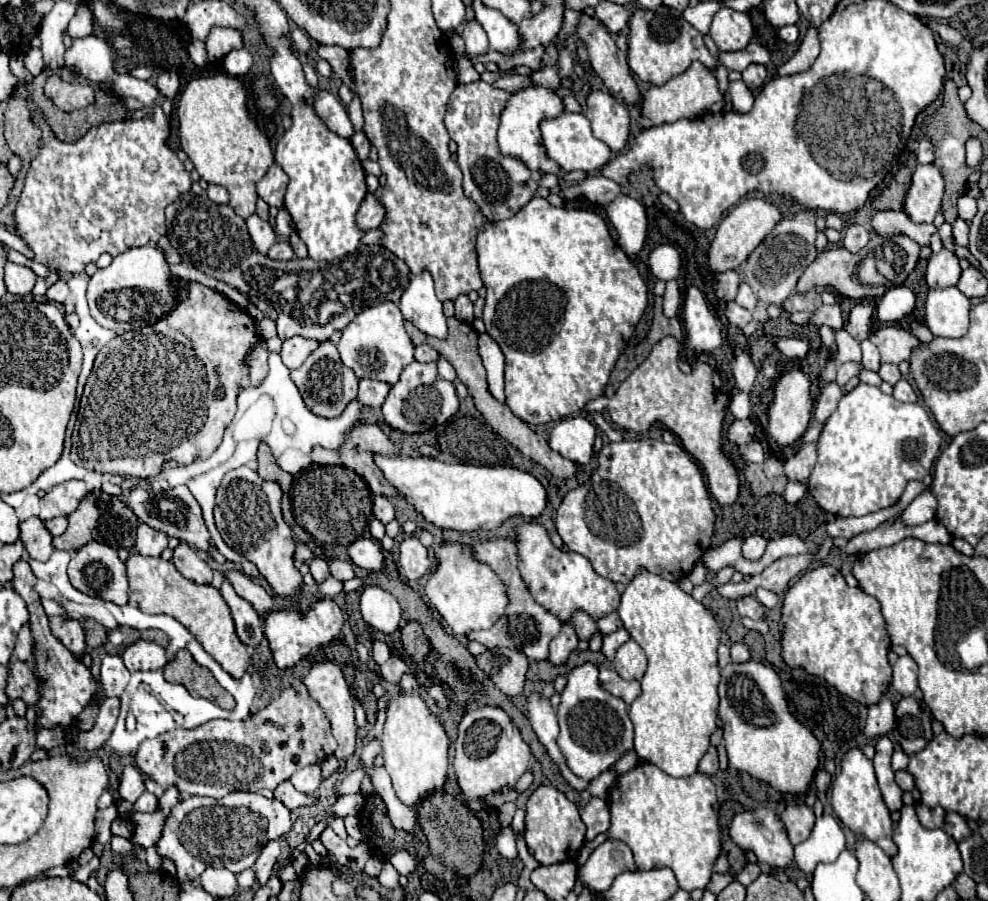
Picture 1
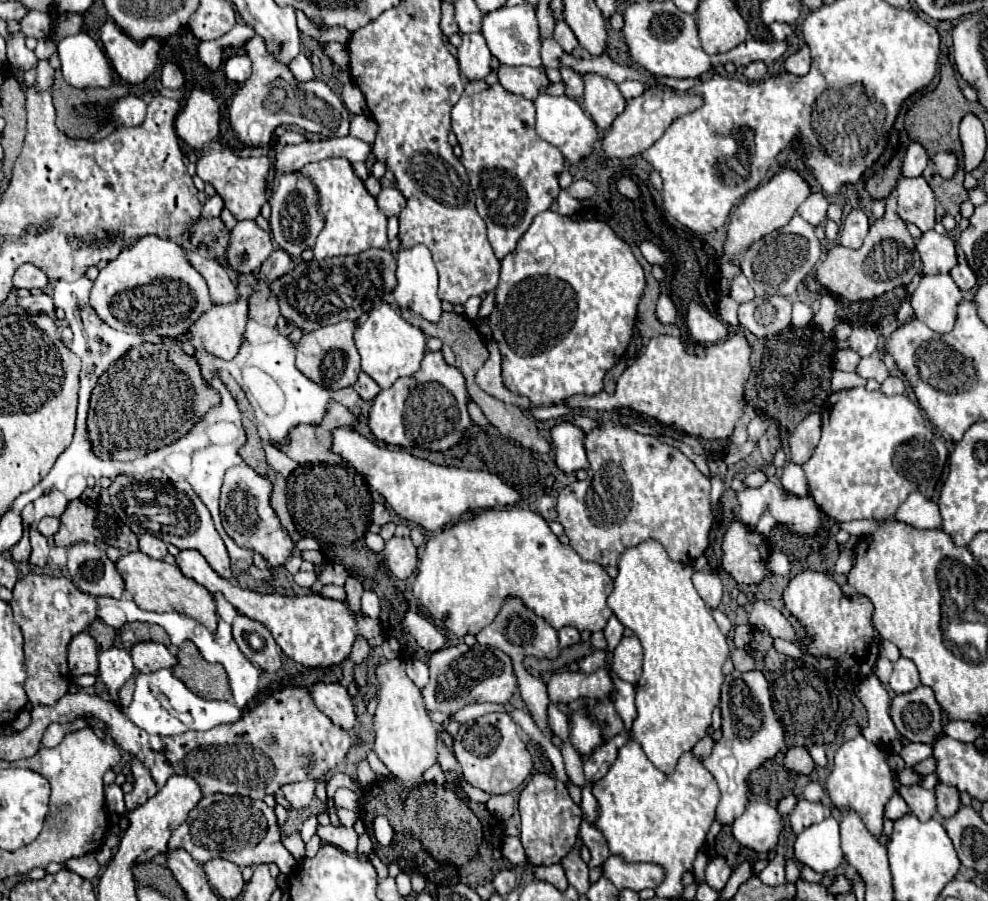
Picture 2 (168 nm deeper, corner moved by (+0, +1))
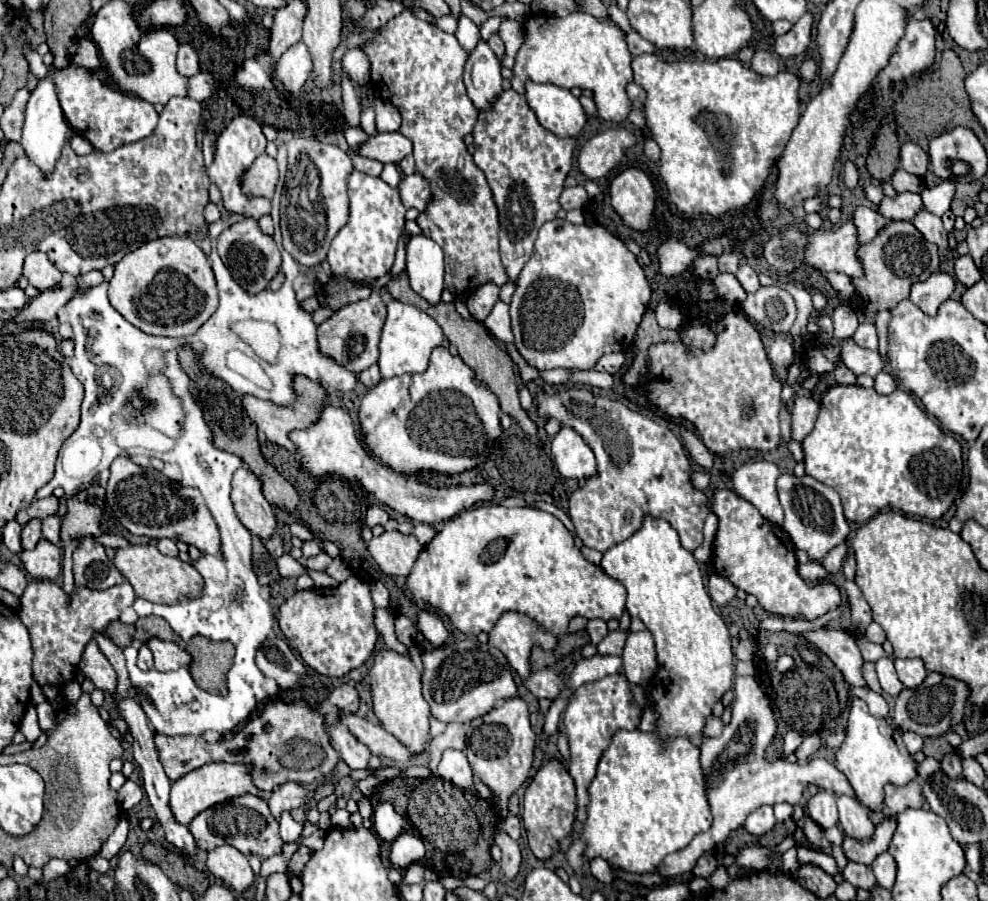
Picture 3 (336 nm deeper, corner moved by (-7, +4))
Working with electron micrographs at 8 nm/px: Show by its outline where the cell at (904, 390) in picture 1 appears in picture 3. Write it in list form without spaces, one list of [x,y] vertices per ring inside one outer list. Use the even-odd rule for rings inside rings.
[[[877,373],[875,375],[875,385],[873,389],[879,393],[879,395],[887,395],[887,393],[893,393],[897,387],[895,387],[895,379],[889,375],[889,373]]]

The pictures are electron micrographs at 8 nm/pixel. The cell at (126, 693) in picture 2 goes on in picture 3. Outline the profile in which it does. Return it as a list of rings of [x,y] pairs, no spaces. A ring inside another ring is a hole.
[[[145,643],[139,647],[137,665],[139,665],[139,669],[153,669],[153,653],[149,651],[149,647]]]

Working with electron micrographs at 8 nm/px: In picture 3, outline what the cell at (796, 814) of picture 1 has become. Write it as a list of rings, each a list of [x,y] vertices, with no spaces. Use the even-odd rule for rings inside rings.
[[[819,789],[817,795],[813,795],[807,803],[807,813],[813,821],[817,821],[823,829],[829,829],[837,825],[837,805],[835,805],[835,793]]]

